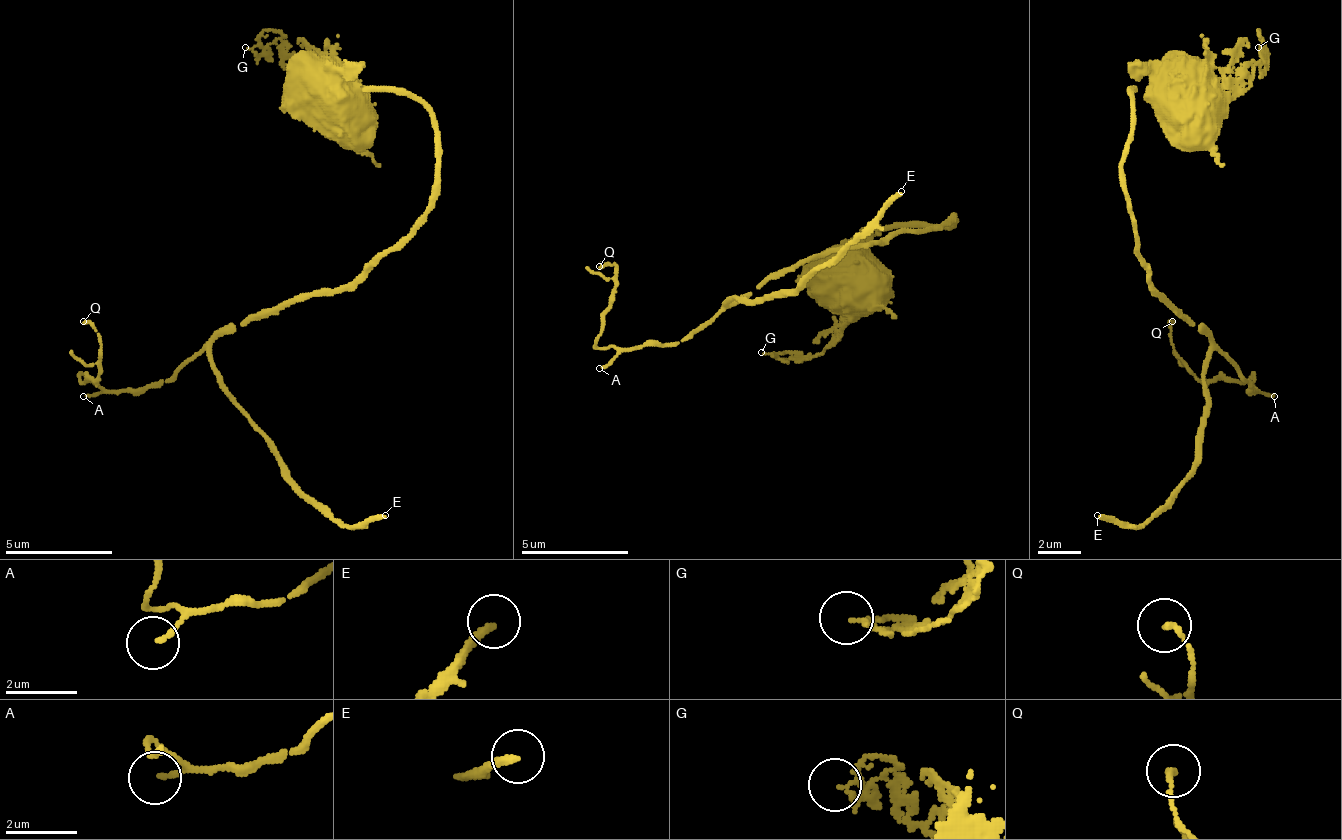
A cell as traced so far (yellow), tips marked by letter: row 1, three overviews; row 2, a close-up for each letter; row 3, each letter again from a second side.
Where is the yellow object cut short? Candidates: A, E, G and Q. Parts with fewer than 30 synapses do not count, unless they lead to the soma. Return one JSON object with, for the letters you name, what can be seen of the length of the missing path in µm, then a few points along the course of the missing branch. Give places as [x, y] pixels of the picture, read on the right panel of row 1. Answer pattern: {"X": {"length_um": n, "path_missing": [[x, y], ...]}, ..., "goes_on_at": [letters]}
{"E": {"length_um": 80}, "goes_on_at": ["E"]}

